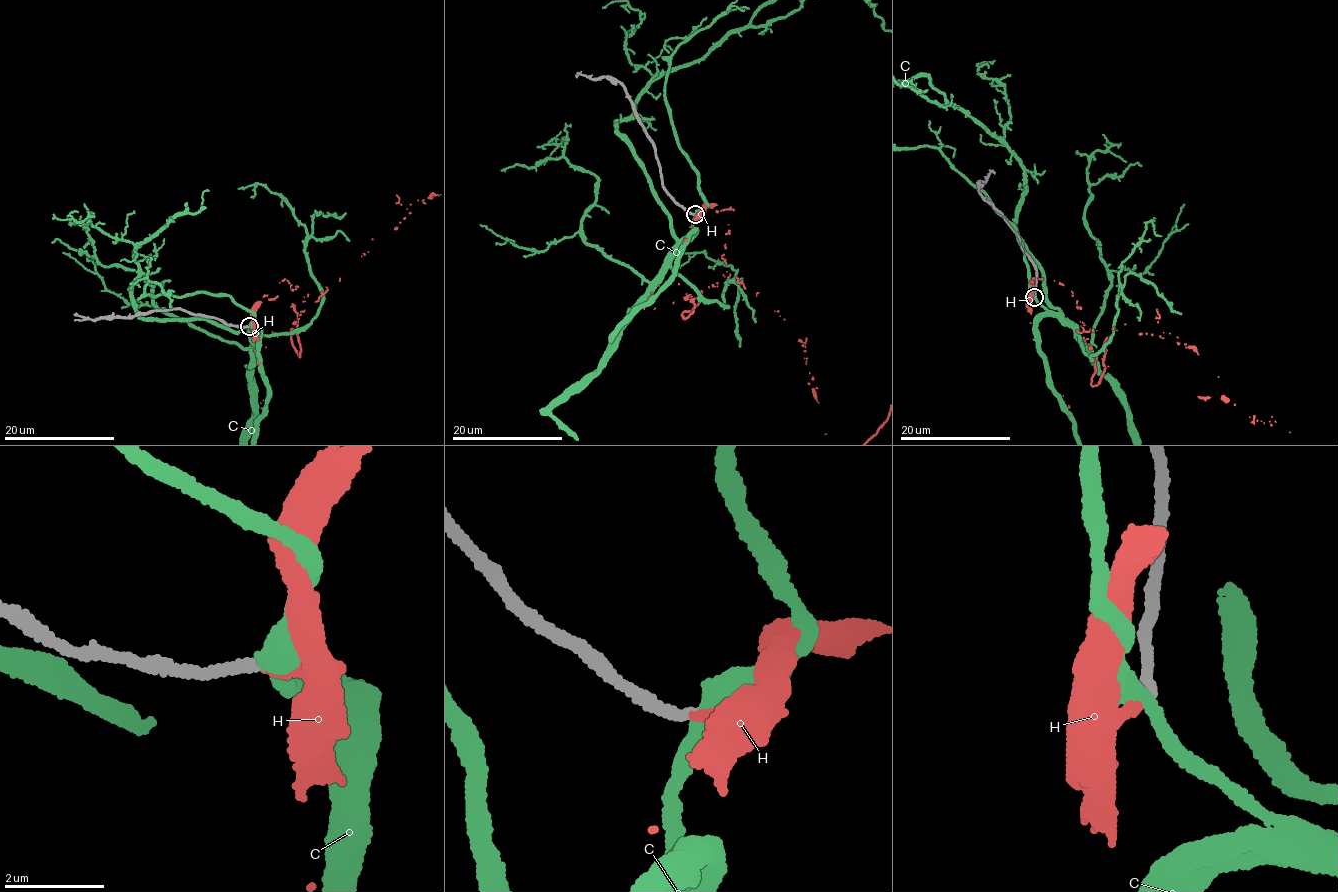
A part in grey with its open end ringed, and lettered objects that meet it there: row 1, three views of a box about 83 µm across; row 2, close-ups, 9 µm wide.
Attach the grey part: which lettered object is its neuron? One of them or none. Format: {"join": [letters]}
{"join": ["H"]}

